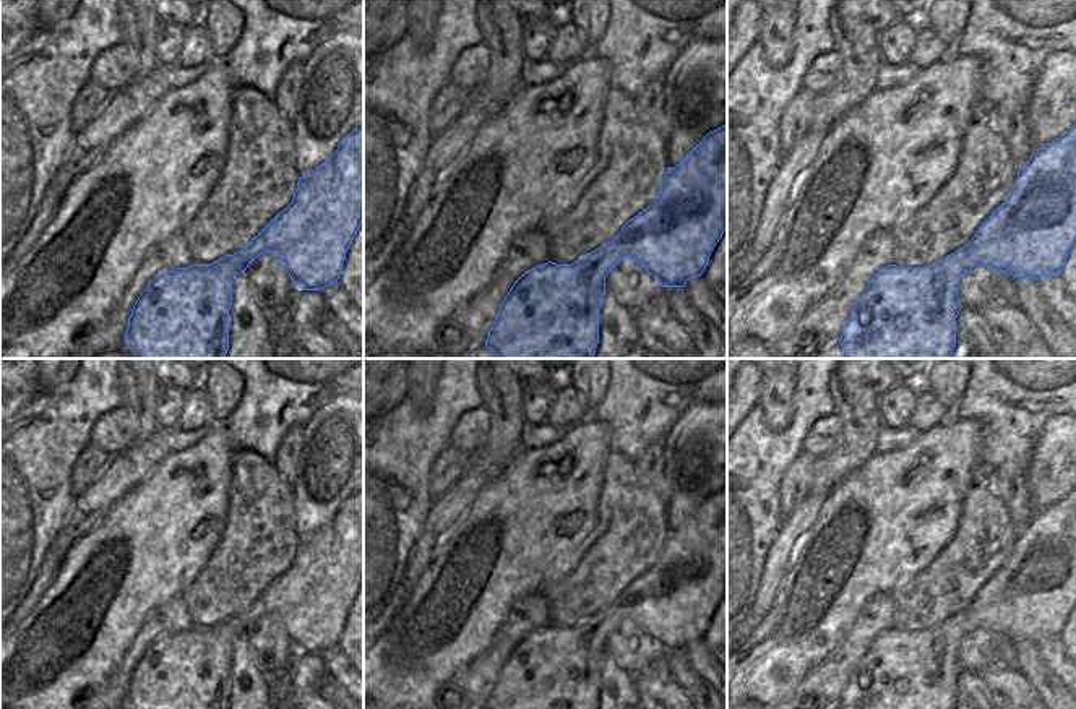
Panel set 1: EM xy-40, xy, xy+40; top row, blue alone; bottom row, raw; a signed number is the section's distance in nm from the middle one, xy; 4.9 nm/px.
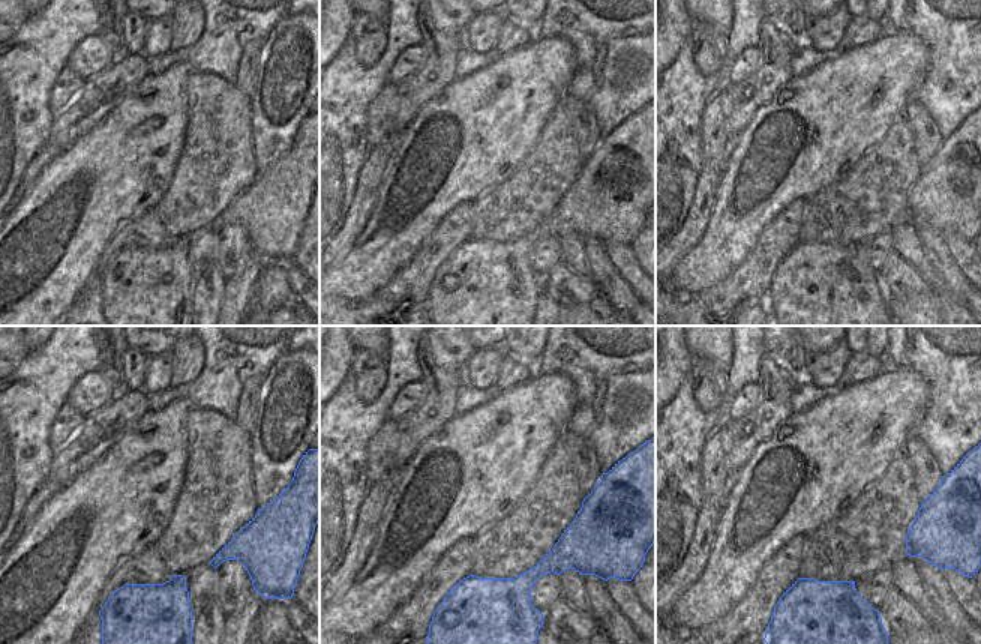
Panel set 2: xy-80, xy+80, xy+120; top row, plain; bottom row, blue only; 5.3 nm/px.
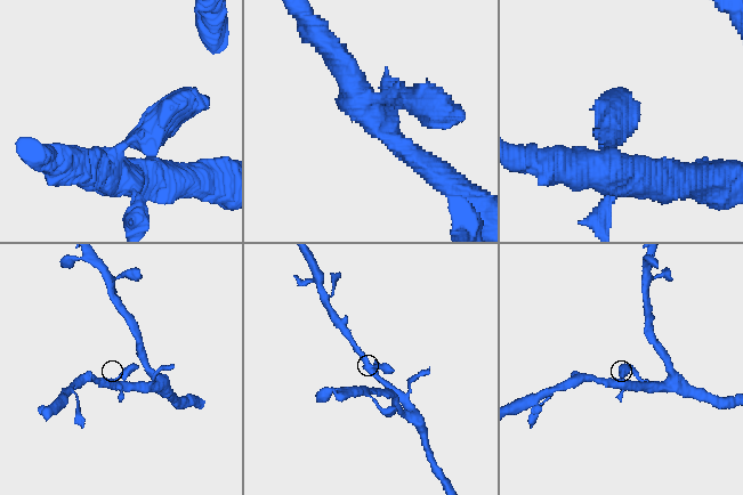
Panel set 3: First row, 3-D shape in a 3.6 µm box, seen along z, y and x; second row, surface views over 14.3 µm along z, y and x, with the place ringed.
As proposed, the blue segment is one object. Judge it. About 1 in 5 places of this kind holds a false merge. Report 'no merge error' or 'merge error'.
no merge error

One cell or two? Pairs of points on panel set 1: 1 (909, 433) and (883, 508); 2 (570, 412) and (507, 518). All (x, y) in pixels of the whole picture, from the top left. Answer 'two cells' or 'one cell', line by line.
1: two cells
2: two cells

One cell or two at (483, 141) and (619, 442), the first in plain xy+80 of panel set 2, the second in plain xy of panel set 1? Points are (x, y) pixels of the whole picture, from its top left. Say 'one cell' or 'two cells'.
two cells

